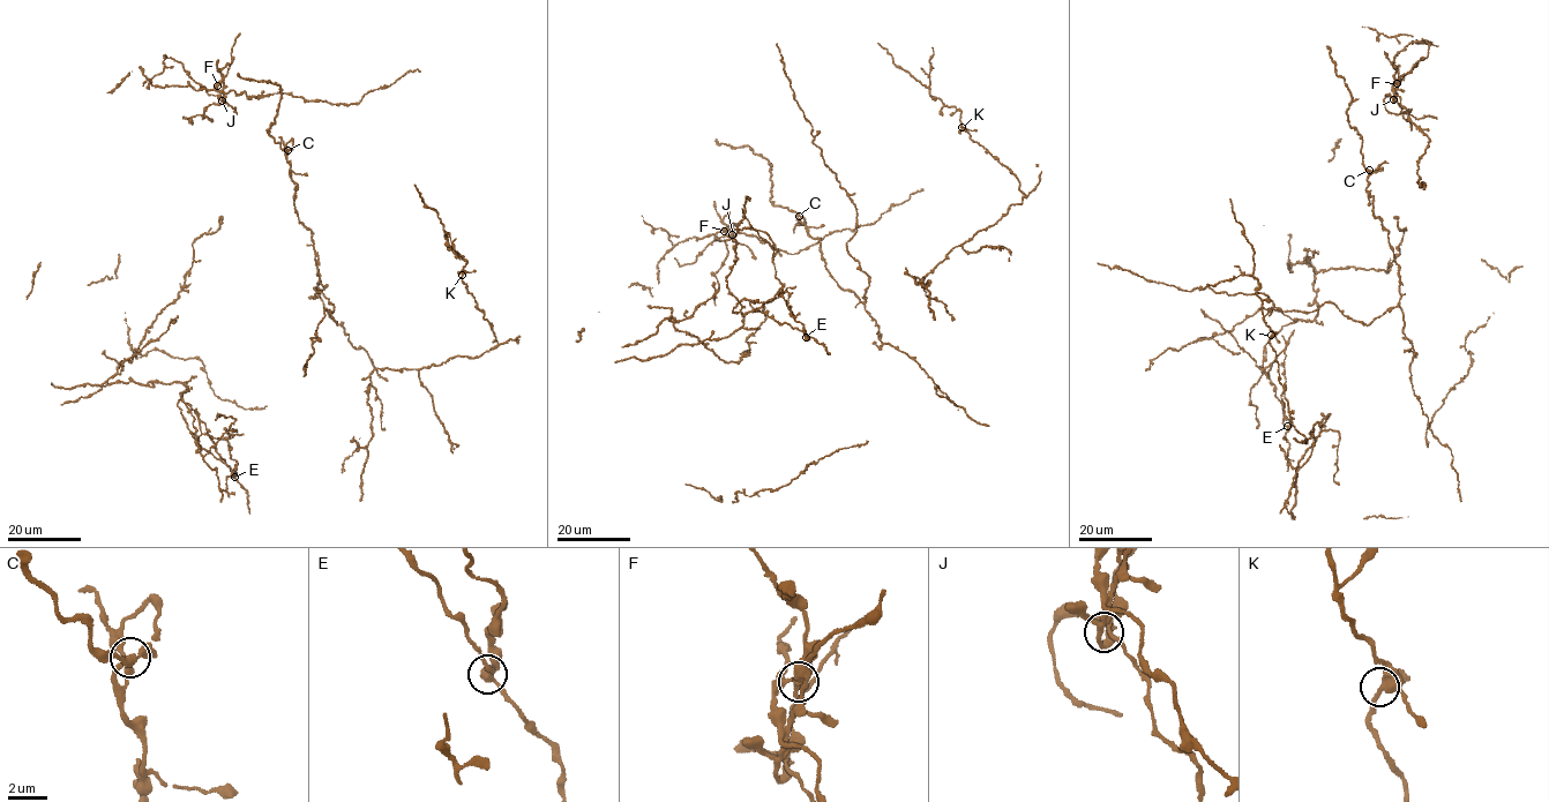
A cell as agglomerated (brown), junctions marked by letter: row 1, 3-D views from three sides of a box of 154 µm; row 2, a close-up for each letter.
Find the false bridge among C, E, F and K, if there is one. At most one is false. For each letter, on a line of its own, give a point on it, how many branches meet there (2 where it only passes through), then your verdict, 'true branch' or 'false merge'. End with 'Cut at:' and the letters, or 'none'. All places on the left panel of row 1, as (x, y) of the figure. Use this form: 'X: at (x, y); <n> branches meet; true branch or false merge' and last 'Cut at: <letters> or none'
C: at (287, 150); 3 branches meet; true branch
E: at (234, 477); 3 branches meet; true branch
F: at (217, 85); 4 branches meet; false merge
K: at (462, 275); 4 branches meet; true branch
Cut at: F

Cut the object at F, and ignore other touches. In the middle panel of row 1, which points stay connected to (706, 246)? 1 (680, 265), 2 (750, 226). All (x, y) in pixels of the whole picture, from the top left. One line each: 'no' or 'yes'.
1: yes
2: no

